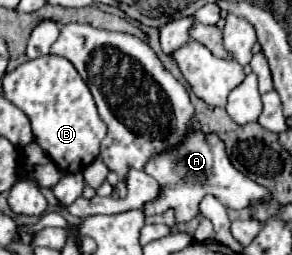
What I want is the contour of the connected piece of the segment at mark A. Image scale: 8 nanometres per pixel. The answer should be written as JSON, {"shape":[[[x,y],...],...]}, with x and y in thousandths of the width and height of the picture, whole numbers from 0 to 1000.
{"shape":[[[668,510],[661,525],[647,525],[640,549],[613,580],[599,580],[586,596],[558,596],[538,620],[510,627],[497,643],[497,675],[510,690],[524,690],[558,737],[551,769],[531,792],[510,792],[490,808],[497,831],[503,839],[551,839],[572,816],[592,816],[606,871],[640,871],[640,863],[668,855],[675,808],[702,761],[743,769],[764,808],[784,808],[798,824],[839,816],[873,784],[921,776],[921,753],[901,729],[887,729],[866,706],[853,706],[846,690],[832,690],[784,635],[764,557],[736,525],[709,533],[688,510]]]}

